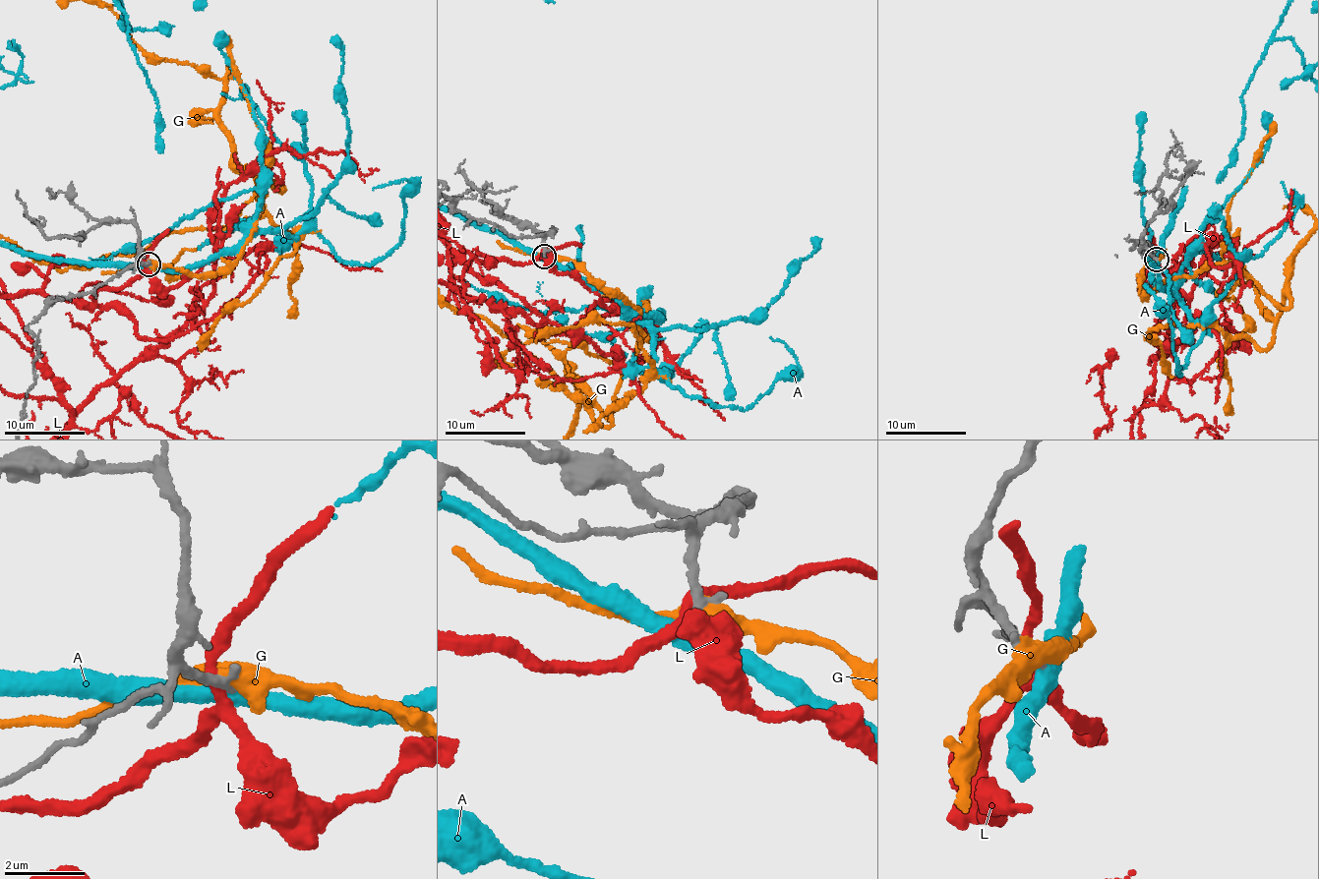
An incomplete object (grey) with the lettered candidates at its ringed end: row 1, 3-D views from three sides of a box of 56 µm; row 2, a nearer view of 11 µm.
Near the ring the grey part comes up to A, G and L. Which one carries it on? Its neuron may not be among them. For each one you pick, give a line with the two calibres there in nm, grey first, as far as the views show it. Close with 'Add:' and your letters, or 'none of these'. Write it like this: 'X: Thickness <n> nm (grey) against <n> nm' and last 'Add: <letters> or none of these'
Add: none of these

